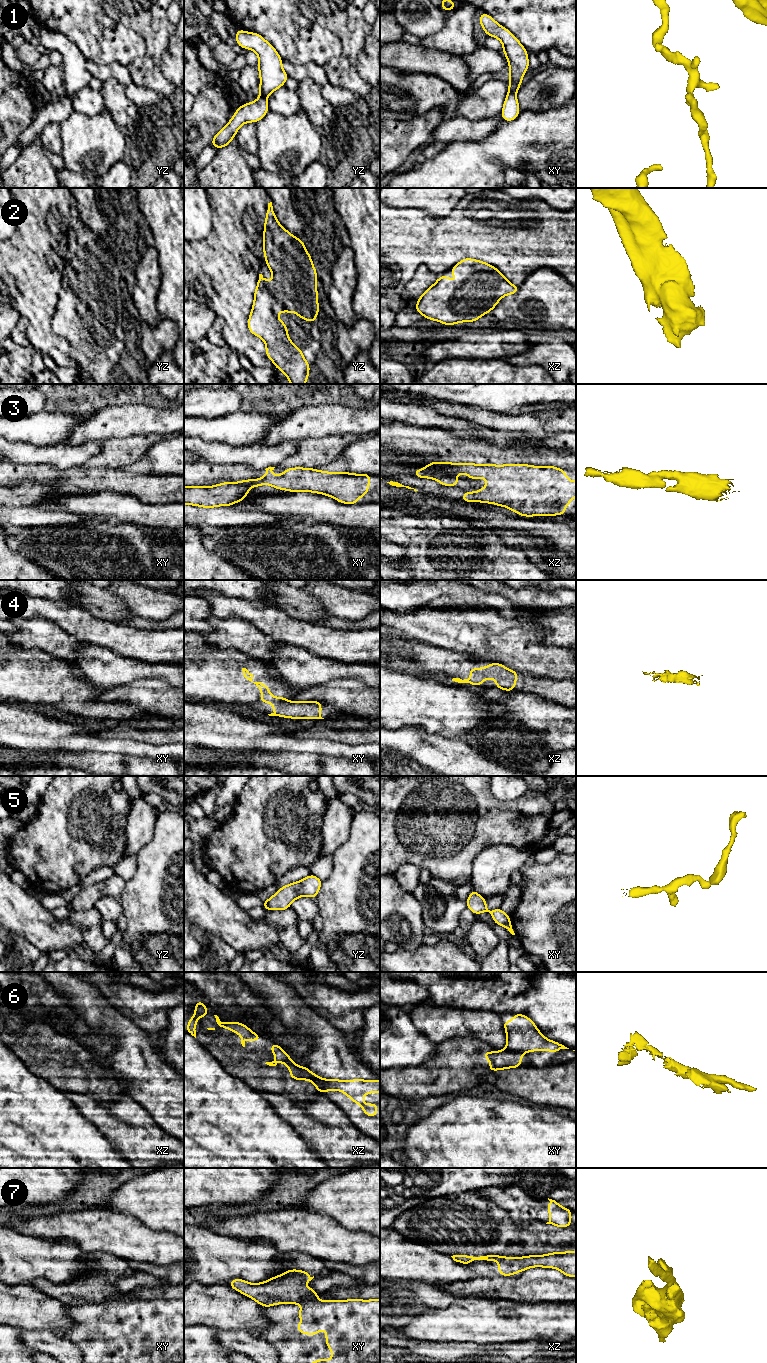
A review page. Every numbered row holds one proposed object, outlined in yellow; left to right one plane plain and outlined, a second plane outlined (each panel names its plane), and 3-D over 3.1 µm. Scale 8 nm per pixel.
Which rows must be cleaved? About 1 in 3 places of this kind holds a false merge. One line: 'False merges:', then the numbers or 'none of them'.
False merges: 3, 6, 7

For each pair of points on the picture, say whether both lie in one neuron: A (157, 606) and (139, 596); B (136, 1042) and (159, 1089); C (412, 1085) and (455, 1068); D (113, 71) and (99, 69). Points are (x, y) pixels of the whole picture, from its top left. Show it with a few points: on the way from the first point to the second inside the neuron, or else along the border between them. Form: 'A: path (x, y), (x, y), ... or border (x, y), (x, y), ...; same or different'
A: path (153, 603), (147, 603), (143, 600); same
B: path (136, 1054), (136, 1061), (148, 1077); same
C: path (423, 1081), (444, 1073); same
D: path (110, 71), (102, 71); same

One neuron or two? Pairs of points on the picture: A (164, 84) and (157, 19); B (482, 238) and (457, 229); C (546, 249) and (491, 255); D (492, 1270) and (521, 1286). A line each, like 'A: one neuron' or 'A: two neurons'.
A: one neuron
B: one neuron
C: one neuron
D: two neurons

